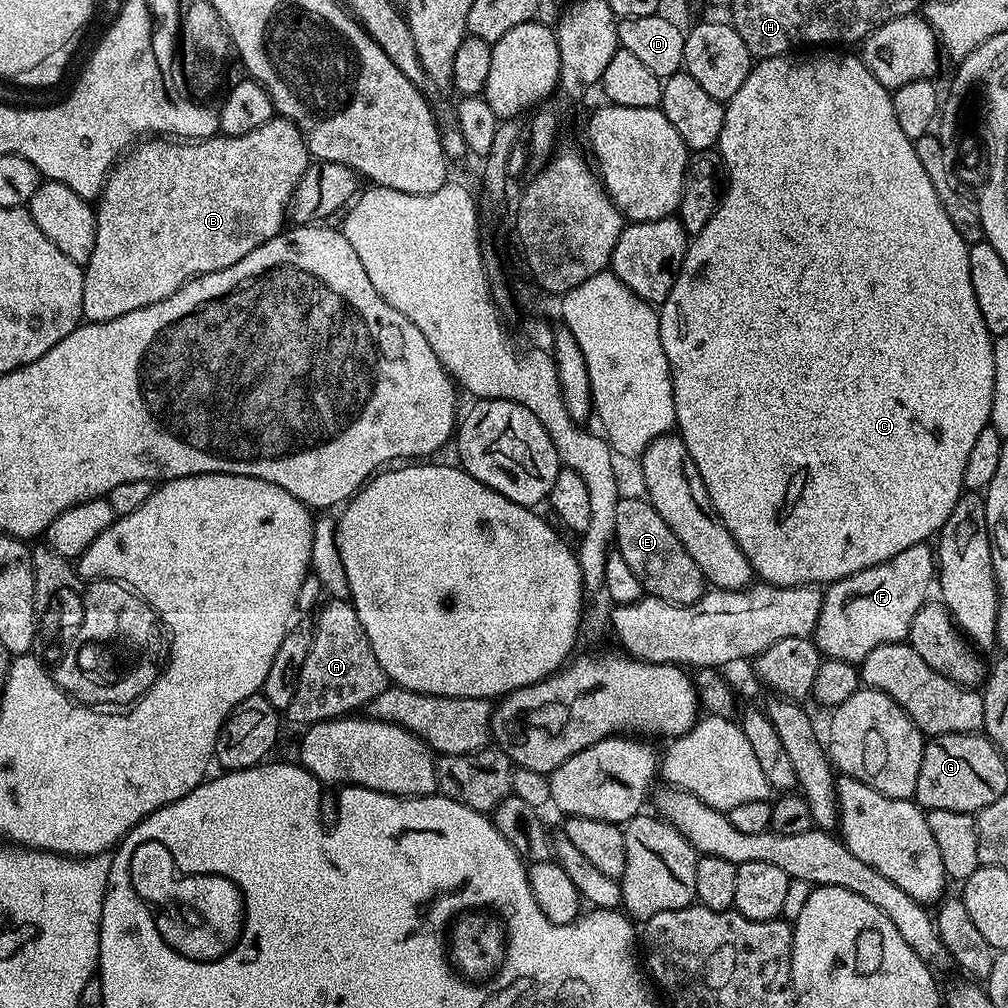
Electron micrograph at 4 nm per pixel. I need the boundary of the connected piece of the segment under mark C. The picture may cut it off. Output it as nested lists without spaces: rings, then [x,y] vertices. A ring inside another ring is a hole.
[[[812,50],[812,51],[809,51],[809,52],[812,52],[812,53],[810,53],[810,54],[809,54],[809,56],[796,56],[796,55],[800,55],[800,54],[785,54],[785,55],[782,55],[782,56],[770,56],[770,57],[767,57],[767,58],[764,58],[764,59],[761,59],[761,60],[760,60],[760,61],[759,61],[759,62],[756,62],[756,63],[753,63],[753,65],[752,65],[752,69],[751,69],[751,70],[750,70],[750,74],[749,74],[749,75],[748,75],[748,77],[747,77],[747,78],[746,78],[746,82],[742,82],[742,86],[741,86],[741,88],[740,88],[740,89],[739,89],[739,90],[738,90],[738,94],[734,94],[734,95],[733,95],[733,96],[731,96],[731,97],[730,97],[730,98],[729,98],[729,100],[727,100],[727,102],[726,102],[726,103],[725,103],[725,104],[724,104],[724,121],[723,121],[723,122],[722,122],[722,134],[721,134],[721,135],[720,135],[720,142],[719,142],[719,145],[718,145],[718,151],[719,151],[719,154],[720,154],[720,156],[721,156],[721,157],[722,157],[722,159],[724,159],[724,166],[725,166],[725,169],[726,169],[726,191],[725,191],[725,192],[724,192],[724,193],[723,193],[723,196],[722,196],[722,199],[721,199],[721,201],[720,201],[720,205],[719,205],[719,206],[718,206],[718,210],[717,210],[717,211],[716,211],[716,213],[715,213],[715,214],[714,214],[714,215],[713,215],[713,216],[712,216],[712,217],[711,217],[711,218],[710,218],[710,222],[706,222],[706,226],[705,226],[705,227],[704,227],[704,228],[703,228],[703,230],[702,230],[702,231],[701,231],[701,232],[698,232],[698,233],[695,233],[695,235],[693,235],[693,236],[692,236],[692,237],[691,237],[691,240],[690,240],[690,243],[689,243],[689,246],[688,246],[688,253],[687,253],[687,254],[686,254],[686,258],[685,258],[685,259],[684,259],[684,261],[683,261],[683,262],[682,262],[682,270],[681,270],[681,271],[680,271],[680,273],[679,273],[679,274],[678,274],[678,278],[677,278],[677,279],[676,279],[676,281],[675,281],[675,282],[674,282],[674,286],[673,286],[673,287],[672,287],[672,289],[671,289],[671,290],[670,290],[670,294],[669,294],[669,295],[668,295],[668,297],[666,297],[666,299],[664,299],[664,303],[663,303],[663,304],[661,304],[661,305],[659,305],[659,308],[658,308],[658,311],[659,311],[659,313],[660,313],[660,337],[661,337],[661,338],[662,338],[662,350],[666,350],[666,358],[667,358],[667,359],[668,359],[668,369],[670,369],[670,370],[671,370],[671,372],[672,372],[672,393],[673,393],[673,394],[674,394],[674,410],[675,410],[675,411],[676,411],[676,428],[677,428],[677,429],[678,429],[678,435],[680,435],[680,436],[681,436],[681,437],[682,437],[682,438],[683,438],[683,439],[684,439],[684,445],[685,445],[685,446],[686,446],[686,450],[690,450],[690,458],[694,458],[694,466],[698,466],[698,474],[702,474],[702,482],[706,482],[706,494],[710,494],[710,502],[711,502],[711,503],[712,503],[712,505],[713,505],[713,506],[714,506],[714,510],[715,510],[715,511],[716,511],[716,512],[717,512],[717,514],[719,514],[719,515],[720,515],[720,520],[721,520],[721,521],[722,521],[722,522],[723,522],[723,524],[724,524],[724,525],[725,525],[725,526],[726,526],[726,530],[730,530],[730,534],[731,534],[731,535],[732,535],[732,537],[733,537],[733,538],[734,538],[734,542],[738,542],[738,546],[739,546],[739,547],[740,547],[740,549],[741,549],[741,550],[742,550],[742,554],[746,554],[746,558],[747,558],[747,559],[748,559],[748,561],[749,561],[749,562],[750,562],[750,566],[751,566],[751,567],[752,567],[752,571],[753,571],[753,573],[755,573],[755,575],[756,575],[756,576],[757,576],[757,577],[759,577],[759,579],[760,579],[760,580],[761,580],[761,581],[763,581],[763,583],[766,583],[766,584],[777,584],[777,585],[778,585],[778,587],[779,587],[779,588],[793,588],[793,587],[794,587],[794,586],[802,586],[802,585],[803,585],[803,584],[806,584],[806,585],[809,585],[809,586],[827,586],[827,585],[830,585],[830,584],[834,584],[834,583],[836,583],[836,581],[838,581],[838,580],[845,580],[845,578],[847,578],[847,577],[848,577],[848,576],[853,576],[853,575],[854,575],[854,574],[858,574],[858,573],[859,573],[859,572],[861,572],[861,571],[862,571],[862,570],[866,570],[866,569],[867,569],[867,568],[869,568],[869,567],[870,567],[870,566],[878,566],[878,565],[879,565],[879,564],[884,564],[884,563],[886,563],[886,562],[887,562],[887,560],[889,560],[889,559],[890,559],[890,558],[894,558],[894,554],[902,554],[902,550],[910,550],[910,546],[914,546],[914,545],[915,545],[915,544],[922,544],[922,543],[925,543],[925,542],[928,542],[928,541],[931,541],[931,540],[932,540],[932,539],[933,539],[933,537],[935,537],[935,536],[936,536],[936,535],[937,535],[937,533],[939,533],[939,531],[940,531],[940,529],[941,529],[941,528],[943,528],[943,527],[944,527],[944,524],[945,524],[945,522],[947,522],[947,521],[948,521],[948,519],[949,519],[949,518],[950,518],[950,514],[951,514],[951,513],[952,513],[952,511],[953,511],[953,510],[954,510],[954,506],[955,506],[955,505],[956,505],[956,504],[957,504],[957,503],[958,503],[958,502],[959,502],[959,501],[960,501],[960,497],[961,497],[961,495],[962,495],[962,493],[963,493],[963,492],[964,492],[964,491],[965,491],[965,486],[964,486],[964,475],[965,475],[965,474],[966,474],[966,458],[970,458],[970,449],[972,449],[972,447],[973,447],[973,446],[974,446],[974,442],[975,442],[975,441],[976,441],[976,439],[978,439],[978,434],[982,434],[982,430],[983,430],[983,429],[984,429],[984,428],[987,428],[987,427],[989,427],[989,424],[990,424],[990,421],[991,421],[991,419],[992,419],[992,399],[993,399],[993,398],[994,398],[994,350],[993,350],[993,349],[992,349],[992,345],[993,345],[993,343],[994,343],[994,337],[993,337],[993,336],[992,336],[992,335],[991,335],[991,334],[990,334],[990,333],[988,333],[988,331],[987,331],[987,330],[986,330],[986,322],[982,322],[982,310],[978,310],[978,298],[974,298],[974,286],[973,286],[973,285],[972,285],[972,283],[971,283],[971,282],[970,282],[970,258],[969,258],[969,257],[968,257],[968,250],[969,250],[969,247],[970,247],[970,246],[969,246],[969,245],[968,245],[968,244],[967,244],[967,242],[966,242],[966,241],[964,241],[964,239],[963,239],[963,238],[962,238],[962,234],[958,234],[958,230],[954,230],[954,222],[950,222],[950,214],[946,214],[946,210],[945,210],[945,209],[944,209],[944,201],[943,201],[943,200],[941,200],[941,198],[940,198],[940,195],[939,195],[939,194],[938,194],[938,190],[934,190],[934,182],[930,182],[930,174],[926,174],[926,170],[925,170],[925,168],[924,168],[924,167],[922,167],[922,162],[918,162],[918,154],[917,154],[917,153],[916,153],[916,145],[915,145],[915,143],[914,143],[914,141],[913,141],[913,140],[911,140],[911,139],[910,139],[910,138],[906,138],[906,134],[902,134],[902,126],[898,126],[898,114],[894,114],[894,102],[893,102],[893,101],[892,101],[892,92],[891,92],[891,91],[889,91],[889,89],[887,89],[887,88],[884,88],[884,87],[883,87],[883,86],[882,86],[882,82],[878,82],[878,78],[874,78],[874,74],[870,74],[870,70],[869,70],[869,69],[868,69],[868,68],[867,68],[867,66],[866,66],[866,65],[864,65],[864,62],[863,62],[863,59],[861,59],[861,57],[860,57],[860,56],[859,56],[859,55],[856,55],[856,56],[851,56],[851,54],[850,54],[850,53],[848,53],[848,52],[851,52],[851,51],[848,51],[848,50]]]

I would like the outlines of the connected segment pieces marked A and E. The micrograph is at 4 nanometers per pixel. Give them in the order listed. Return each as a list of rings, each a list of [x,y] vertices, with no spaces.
[[[329,599],[314,618],[316,628],[312,632],[310,654],[306,654],[306,662],[302,662],[298,690],[294,690],[294,698],[286,709],[287,719],[289,716],[299,726],[344,718],[357,710],[367,709],[370,701],[390,687],[389,678],[378,658],[374,658],[370,638],[366,638],[366,630],[362,630],[362,622],[358,622],[351,602]]]
[[[625,495],[618,502],[616,515],[616,535],[614,544],[619,549],[630,570],[638,574],[638,582],[642,582],[645,593],[657,596],[671,604],[693,604],[704,597],[706,581],[702,570],[686,554],[682,542],[662,522],[658,510],[654,510],[647,499]]]

